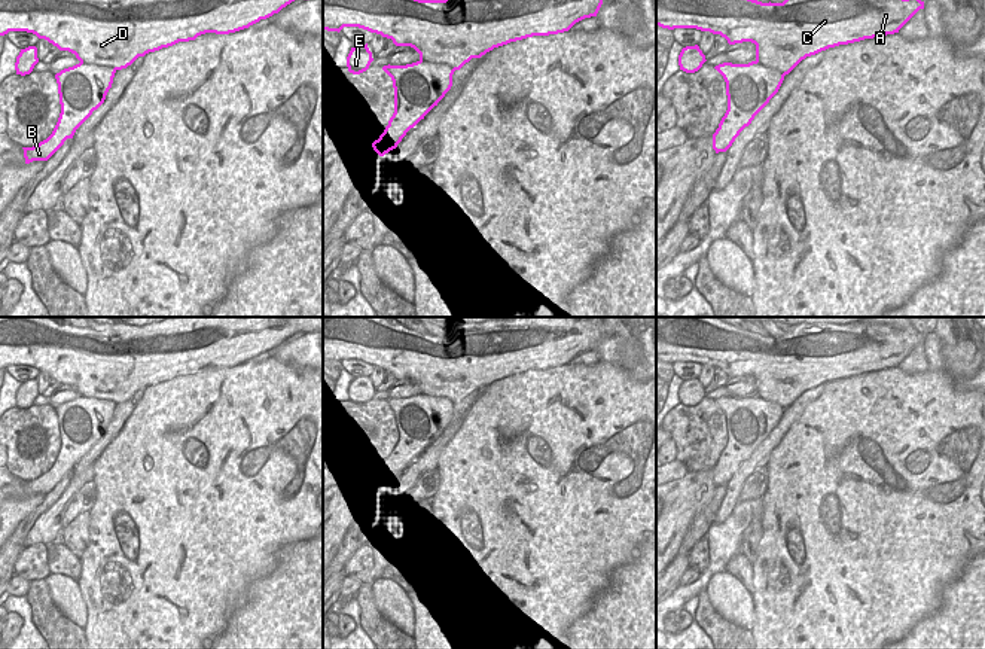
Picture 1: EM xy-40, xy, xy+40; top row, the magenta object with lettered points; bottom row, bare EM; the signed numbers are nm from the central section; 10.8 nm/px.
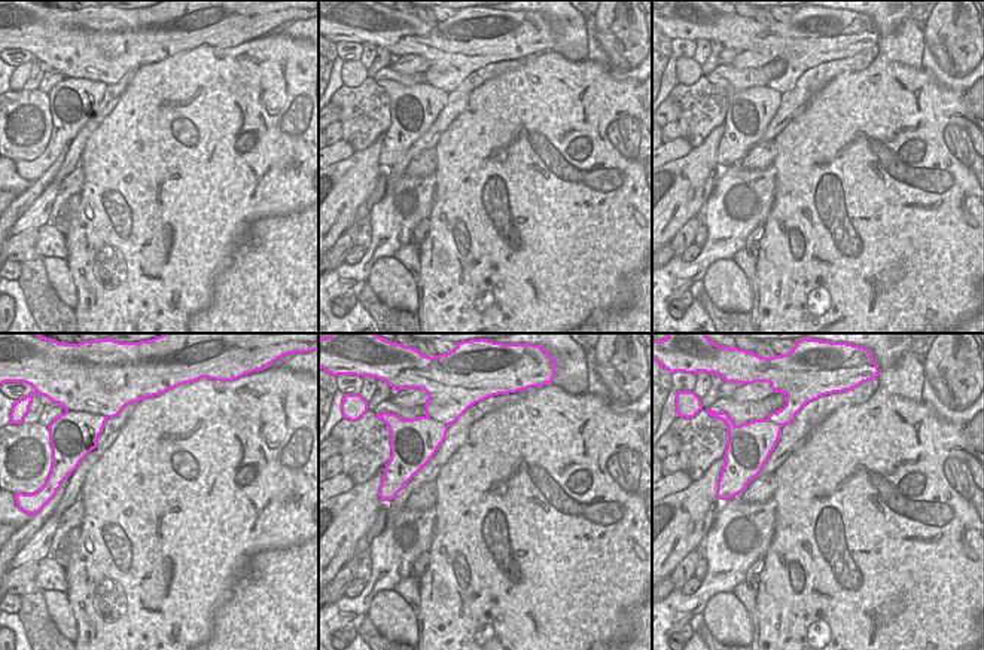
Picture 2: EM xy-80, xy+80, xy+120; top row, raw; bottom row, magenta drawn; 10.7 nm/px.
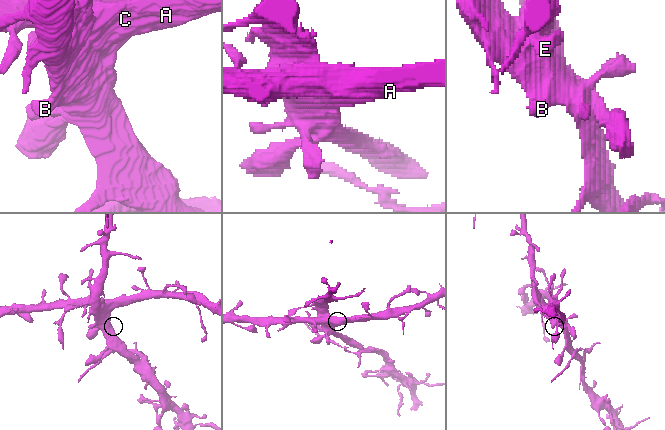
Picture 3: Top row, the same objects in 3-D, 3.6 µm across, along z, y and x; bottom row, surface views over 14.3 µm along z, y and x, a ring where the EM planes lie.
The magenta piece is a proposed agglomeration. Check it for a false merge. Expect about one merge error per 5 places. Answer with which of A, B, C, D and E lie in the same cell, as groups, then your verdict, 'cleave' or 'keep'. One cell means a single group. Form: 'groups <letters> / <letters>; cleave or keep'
groups A C D / B E; cleave

